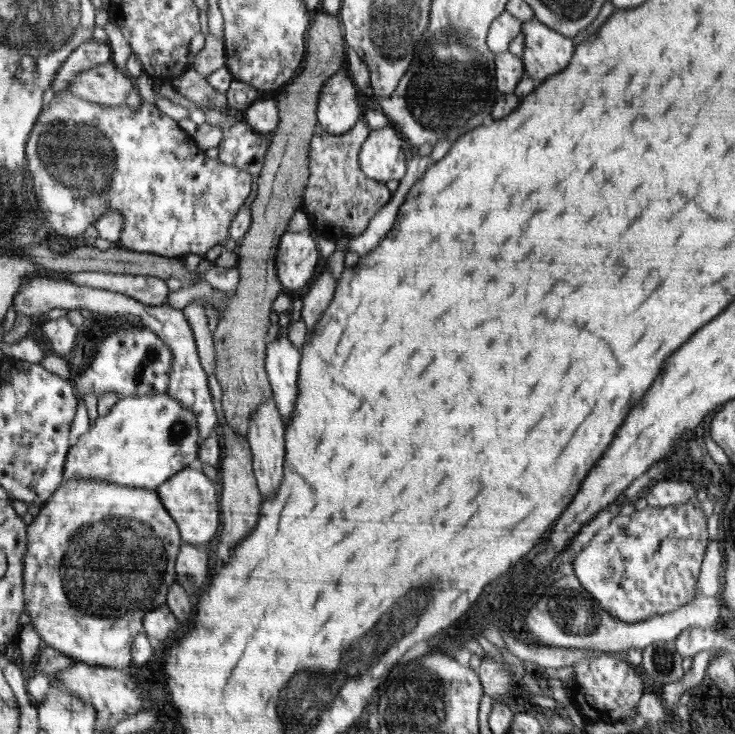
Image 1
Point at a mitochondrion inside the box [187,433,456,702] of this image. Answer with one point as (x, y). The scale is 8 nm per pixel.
(389, 630)

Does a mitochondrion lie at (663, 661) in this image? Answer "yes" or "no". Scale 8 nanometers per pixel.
yes

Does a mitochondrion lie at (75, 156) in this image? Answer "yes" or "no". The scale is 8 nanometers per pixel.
yes

